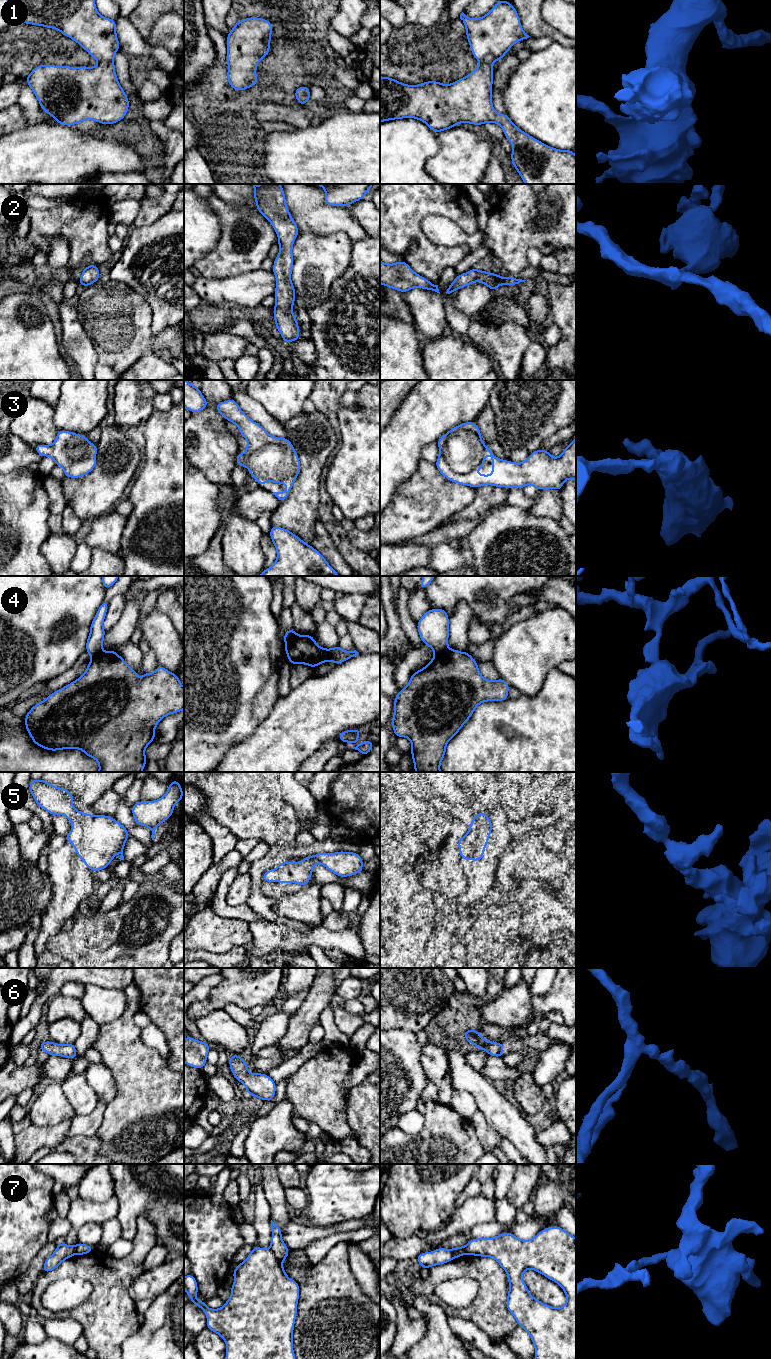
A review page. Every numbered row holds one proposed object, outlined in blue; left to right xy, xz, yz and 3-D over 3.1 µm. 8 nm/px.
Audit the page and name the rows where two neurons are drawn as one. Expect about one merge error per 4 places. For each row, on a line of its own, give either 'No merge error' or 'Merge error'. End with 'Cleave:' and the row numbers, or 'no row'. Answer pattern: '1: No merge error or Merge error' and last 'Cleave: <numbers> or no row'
1: No merge error
2: No merge error
3: No merge error
4: Merge error
5: No merge error
6: No merge error
7: Merge error
Cleave: 4, 7

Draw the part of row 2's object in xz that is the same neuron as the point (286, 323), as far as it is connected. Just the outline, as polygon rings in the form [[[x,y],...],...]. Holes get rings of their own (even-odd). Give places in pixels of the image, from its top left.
[[[251,184],[257,210],[271,223],[278,236],[279,254],[274,259],[272,272],[276,277],[273,317],[282,340],[290,343],[300,339],[299,324],[292,306],[295,287],[291,281],[293,269],[293,243],[299,229],[286,205],[285,192],[280,184]]]

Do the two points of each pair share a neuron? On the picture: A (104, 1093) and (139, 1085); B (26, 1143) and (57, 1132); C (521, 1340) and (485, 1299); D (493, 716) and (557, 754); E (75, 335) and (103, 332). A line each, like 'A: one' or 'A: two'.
A: two
B: one
C: two
D: one
E: two

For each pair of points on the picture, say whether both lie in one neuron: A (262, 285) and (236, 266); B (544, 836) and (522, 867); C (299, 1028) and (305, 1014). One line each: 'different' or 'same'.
A: different
B: different
C: same

